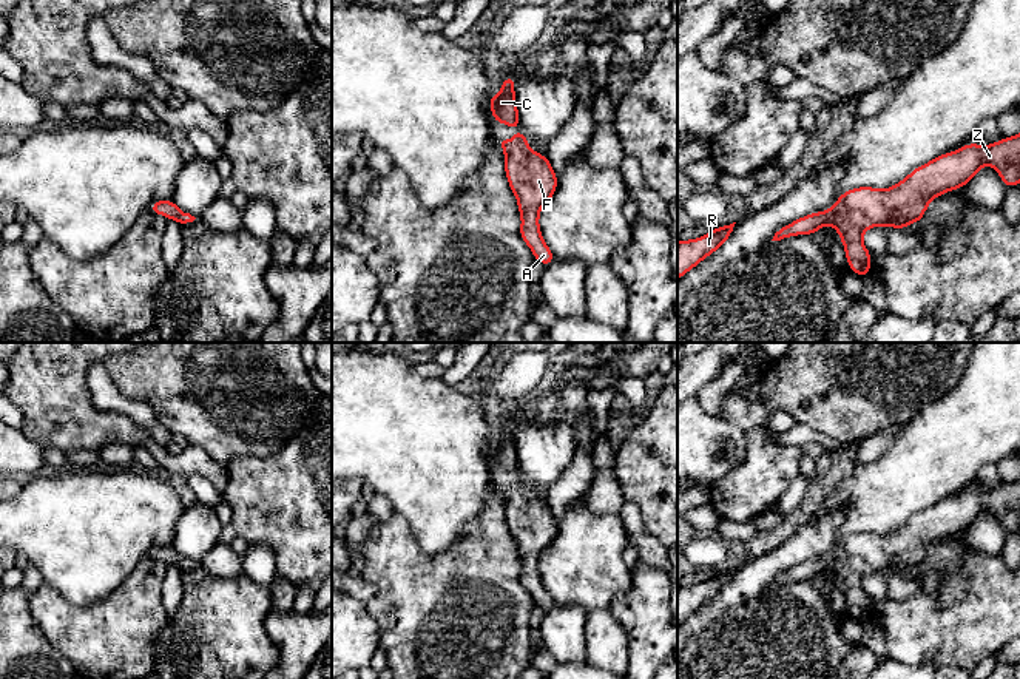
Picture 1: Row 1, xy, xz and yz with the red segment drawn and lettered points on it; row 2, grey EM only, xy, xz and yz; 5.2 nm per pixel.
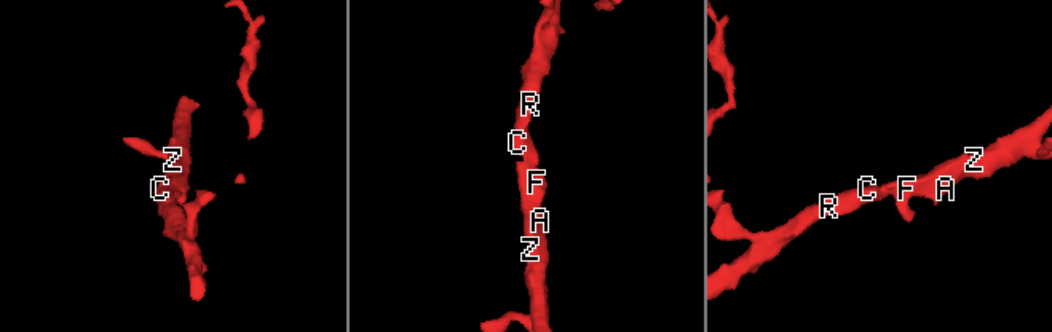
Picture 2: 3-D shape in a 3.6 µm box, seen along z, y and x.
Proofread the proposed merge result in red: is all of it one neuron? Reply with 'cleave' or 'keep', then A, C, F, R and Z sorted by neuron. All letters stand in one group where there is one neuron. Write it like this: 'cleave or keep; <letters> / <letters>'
keep; A C F R Z

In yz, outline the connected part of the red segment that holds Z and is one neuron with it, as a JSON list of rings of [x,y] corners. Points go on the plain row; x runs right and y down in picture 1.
[[[1020,480],[1005,483],[992,491],[968,489],[957,497],[946,498],[934,506],[915,514],[907,523],[897,531],[878,535],[872,532],[860,532],[849,535],[826,557],[807,560],[778,576],[772,586],[781,586],[795,580],[812,580],[824,571],[830,569],[836,574],[846,596],[850,616],[863,623],[870,619],[870,599],[863,589],[863,579],[870,573],[906,574],[907,569],[918,568],[934,543],[946,537],[961,534],[983,512],[991,511],[1000,519],[1005,534],[1020,531]]]

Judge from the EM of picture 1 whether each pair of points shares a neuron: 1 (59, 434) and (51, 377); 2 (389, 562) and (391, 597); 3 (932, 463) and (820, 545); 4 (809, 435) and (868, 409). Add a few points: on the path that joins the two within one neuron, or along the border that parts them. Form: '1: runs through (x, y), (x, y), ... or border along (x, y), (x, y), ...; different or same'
1: runs through (53, 420), (51, 391); same
2: runs through (391, 571), (391, 588); same
3: border along (812, 517), (841, 510), (841, 539); different
4: border along (798, 422), (841, 443), (852, 442); different

